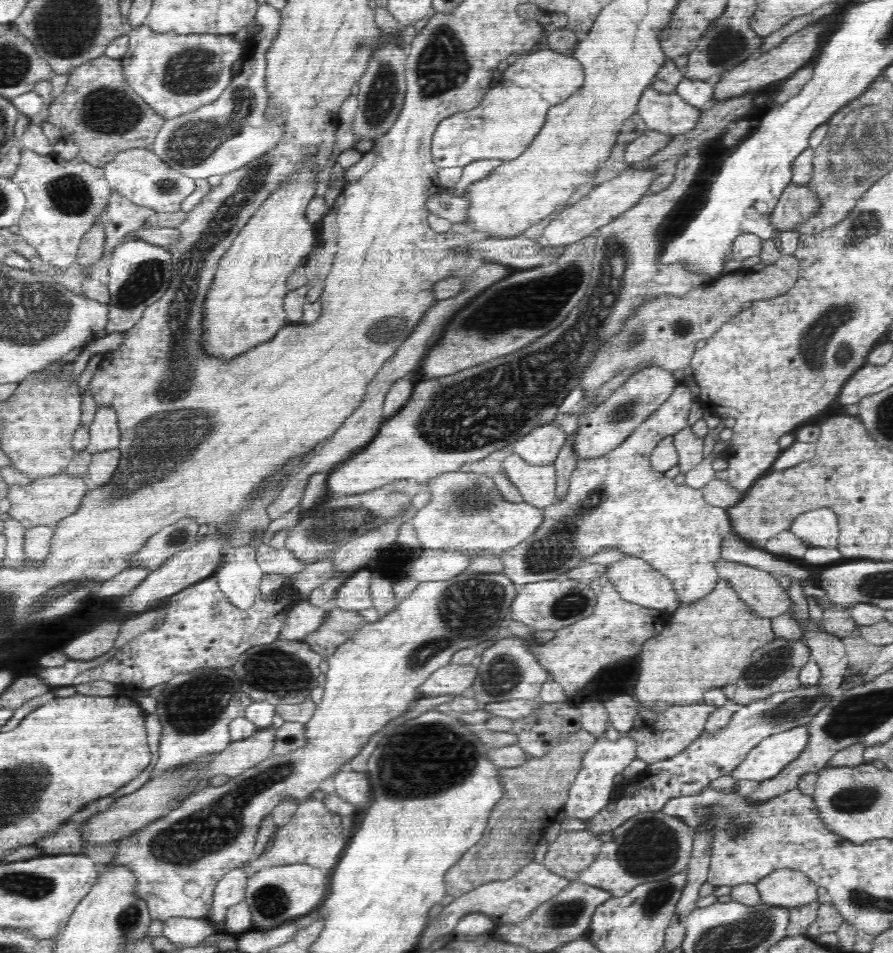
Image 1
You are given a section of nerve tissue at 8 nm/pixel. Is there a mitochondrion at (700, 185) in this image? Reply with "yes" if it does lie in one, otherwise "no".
no

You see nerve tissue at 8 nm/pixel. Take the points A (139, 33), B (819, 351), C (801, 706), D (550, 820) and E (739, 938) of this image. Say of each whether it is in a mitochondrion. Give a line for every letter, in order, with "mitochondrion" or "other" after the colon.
A: other
B: mitochondrion
C: mitochondrion
D: other
E: mitochondrion

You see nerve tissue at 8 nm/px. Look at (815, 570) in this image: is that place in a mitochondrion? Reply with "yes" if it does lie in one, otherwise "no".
no

